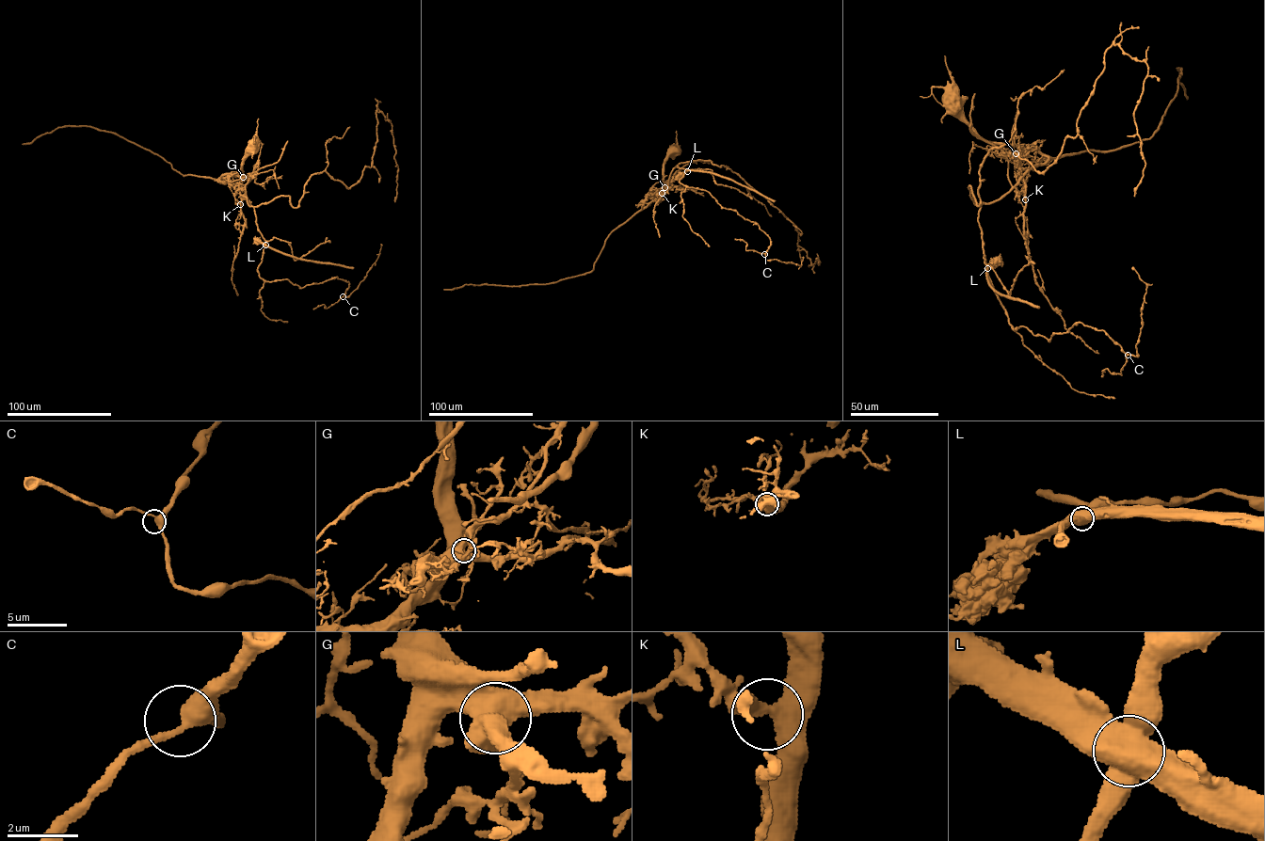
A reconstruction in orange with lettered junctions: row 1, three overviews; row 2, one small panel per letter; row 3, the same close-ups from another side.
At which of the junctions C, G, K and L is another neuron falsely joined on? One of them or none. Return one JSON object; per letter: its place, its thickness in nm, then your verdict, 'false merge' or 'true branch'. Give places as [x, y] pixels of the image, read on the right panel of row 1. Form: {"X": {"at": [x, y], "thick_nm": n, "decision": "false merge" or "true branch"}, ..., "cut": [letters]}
{"C": {"at": [1128, 355], "thick_nm": 360, "decision": "true branch"}, "G": {"at": [1016, 153], "thick_nm": 600, "decision": "true branch"}, "K": {"at": [1025, 199], "thick_nm": 380, "decision": "true branch"}, "L": {"at": [987, 268], "thick_nm": 650, "decision": "false merge"}, "cut": ["L"]}

